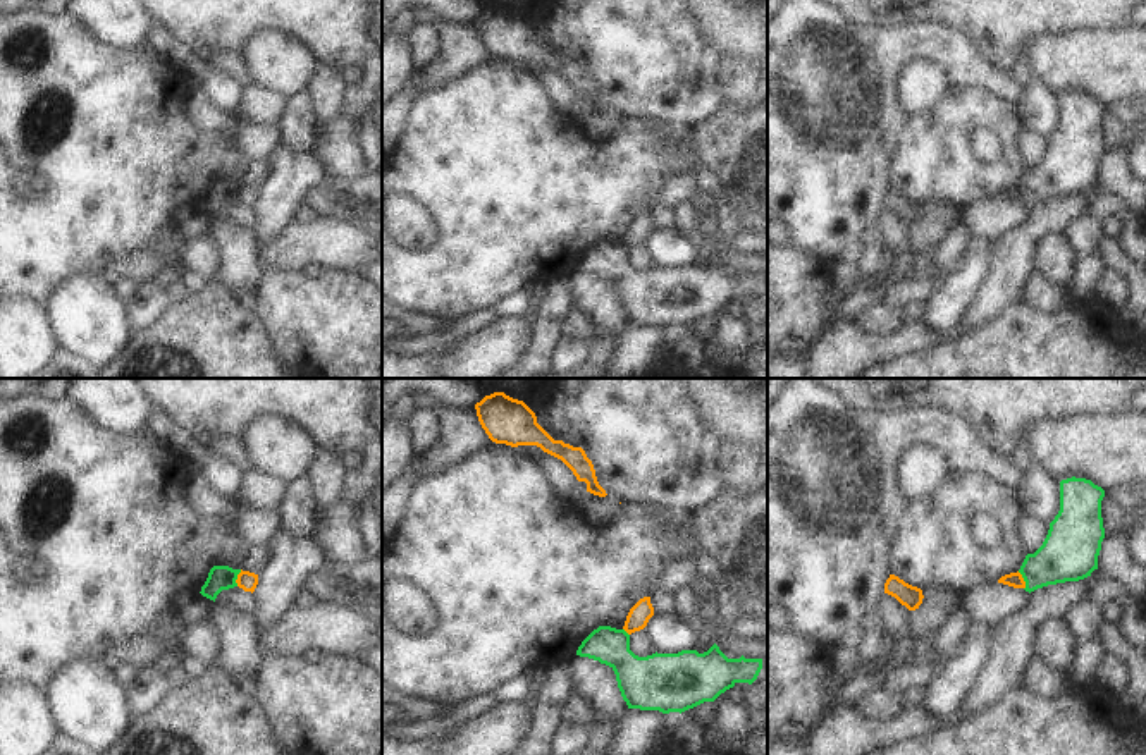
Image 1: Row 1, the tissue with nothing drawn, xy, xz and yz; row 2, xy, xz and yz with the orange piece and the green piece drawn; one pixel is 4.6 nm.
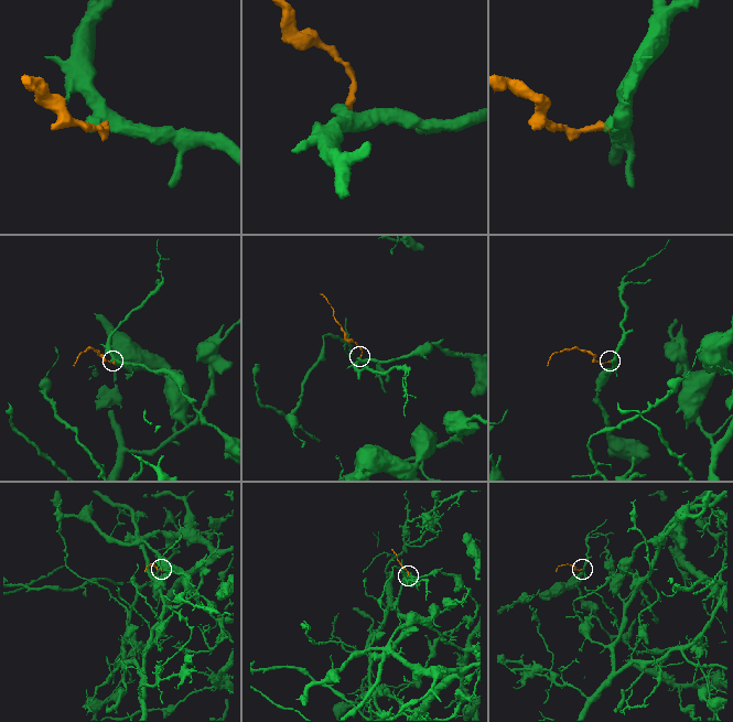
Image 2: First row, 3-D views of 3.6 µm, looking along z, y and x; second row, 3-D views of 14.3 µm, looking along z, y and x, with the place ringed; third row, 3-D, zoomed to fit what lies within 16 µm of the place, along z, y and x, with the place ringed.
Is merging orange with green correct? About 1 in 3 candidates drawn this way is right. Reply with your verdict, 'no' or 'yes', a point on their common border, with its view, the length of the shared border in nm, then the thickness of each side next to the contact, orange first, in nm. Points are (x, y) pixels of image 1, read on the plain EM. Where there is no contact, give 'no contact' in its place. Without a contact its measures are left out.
no | yz (1022, 195) | 90 nm | 70/260 nm

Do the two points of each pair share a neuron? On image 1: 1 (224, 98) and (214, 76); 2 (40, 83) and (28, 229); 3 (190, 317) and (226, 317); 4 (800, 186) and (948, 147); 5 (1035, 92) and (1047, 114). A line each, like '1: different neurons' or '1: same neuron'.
1: same neuron
2: same neuron
3: same neuron
4: different neurons
5: same neuron

